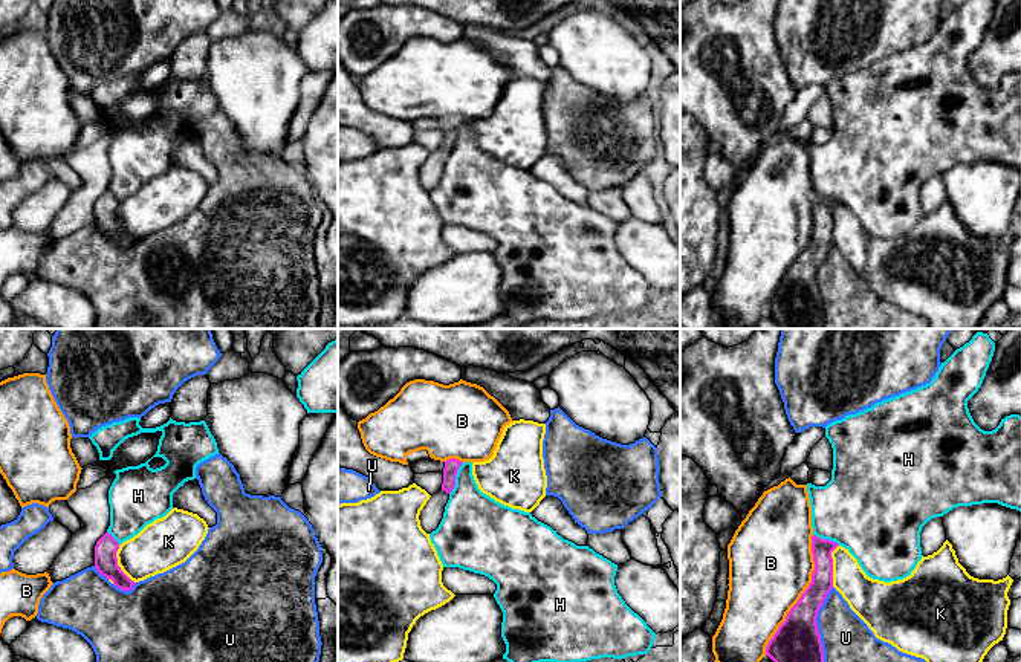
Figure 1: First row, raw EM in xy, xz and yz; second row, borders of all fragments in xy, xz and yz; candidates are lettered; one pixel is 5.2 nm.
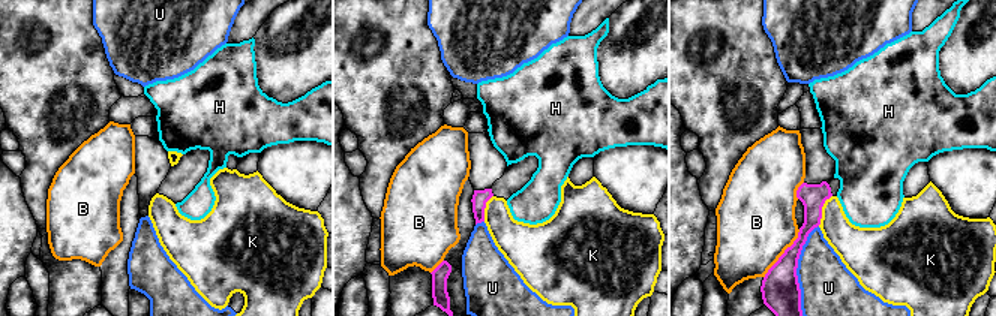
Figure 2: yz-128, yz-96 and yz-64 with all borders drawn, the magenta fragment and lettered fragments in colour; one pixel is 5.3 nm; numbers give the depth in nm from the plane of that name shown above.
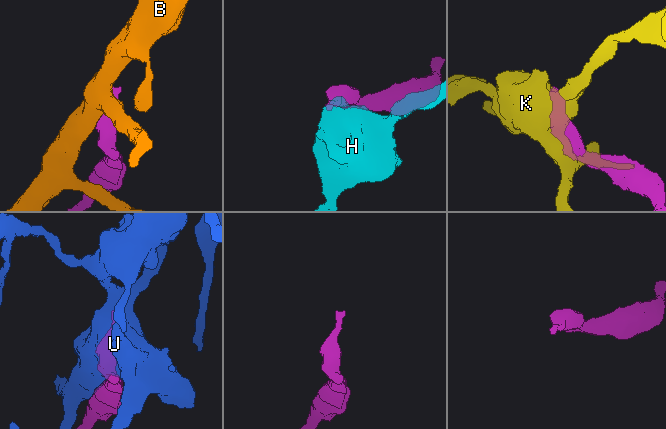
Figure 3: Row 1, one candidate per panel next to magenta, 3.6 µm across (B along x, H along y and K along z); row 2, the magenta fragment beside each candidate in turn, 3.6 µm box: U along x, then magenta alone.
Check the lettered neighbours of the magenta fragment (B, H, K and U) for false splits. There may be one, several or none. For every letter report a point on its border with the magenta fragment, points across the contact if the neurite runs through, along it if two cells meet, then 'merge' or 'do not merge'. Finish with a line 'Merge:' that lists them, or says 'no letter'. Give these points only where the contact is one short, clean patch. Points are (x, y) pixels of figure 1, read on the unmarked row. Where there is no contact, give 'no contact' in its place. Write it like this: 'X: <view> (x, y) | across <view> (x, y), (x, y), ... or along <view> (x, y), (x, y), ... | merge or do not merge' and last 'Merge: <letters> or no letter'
B: yz (801, 253) | do not merge
H: xz (454, 136) | along xz (462, 120), (456, 133), (456, 142), (450, 152) | do not merge
K: yz (832, 223) | along yz (838, 202), (832, 210), (832, 243) | do not merge
U: yz (816, 286) | do not merge
Merge: no letter

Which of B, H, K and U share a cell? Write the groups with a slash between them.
B / H / K / U

